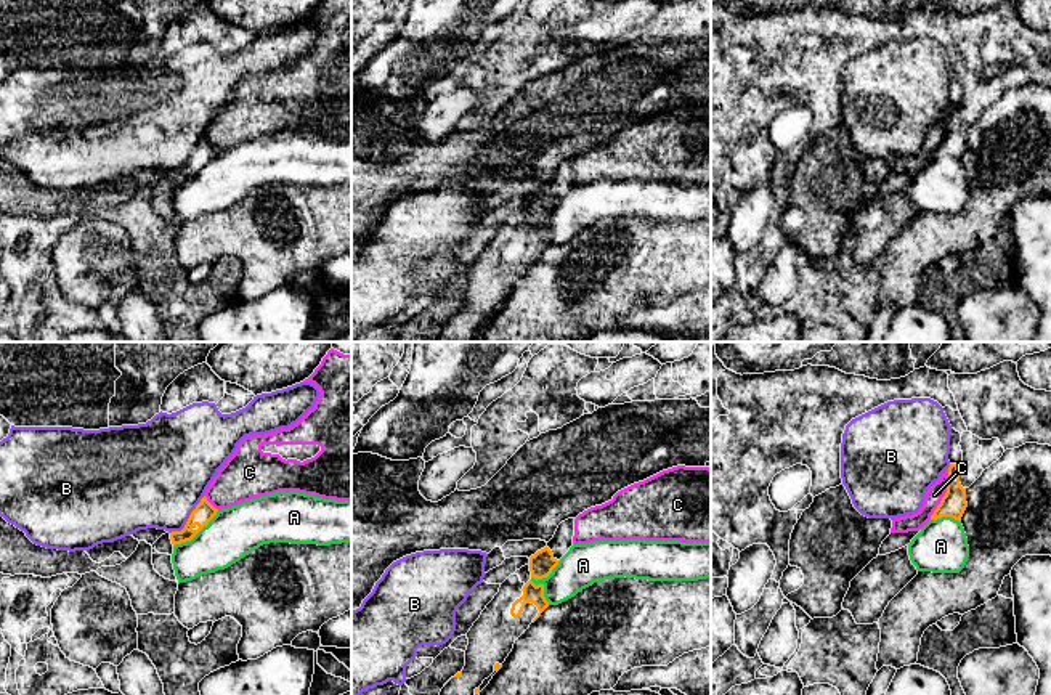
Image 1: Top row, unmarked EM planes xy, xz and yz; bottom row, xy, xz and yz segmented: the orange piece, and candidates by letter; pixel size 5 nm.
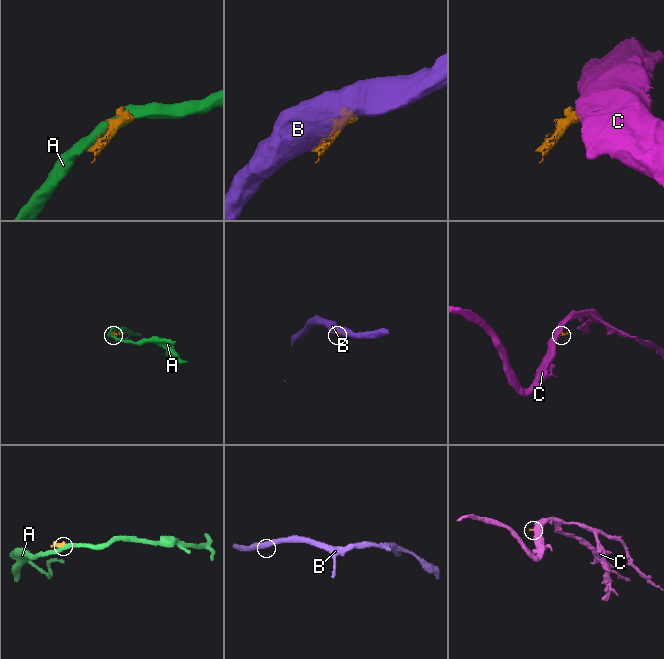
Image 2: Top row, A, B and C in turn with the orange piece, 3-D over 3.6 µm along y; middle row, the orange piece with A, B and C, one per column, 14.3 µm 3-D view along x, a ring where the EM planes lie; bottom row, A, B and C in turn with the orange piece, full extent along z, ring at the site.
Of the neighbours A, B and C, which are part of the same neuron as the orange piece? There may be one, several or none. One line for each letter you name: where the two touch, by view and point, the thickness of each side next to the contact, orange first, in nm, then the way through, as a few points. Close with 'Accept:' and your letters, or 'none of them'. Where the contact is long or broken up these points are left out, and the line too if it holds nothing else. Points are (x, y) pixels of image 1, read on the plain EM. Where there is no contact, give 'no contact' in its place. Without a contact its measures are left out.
Accept: none of them

